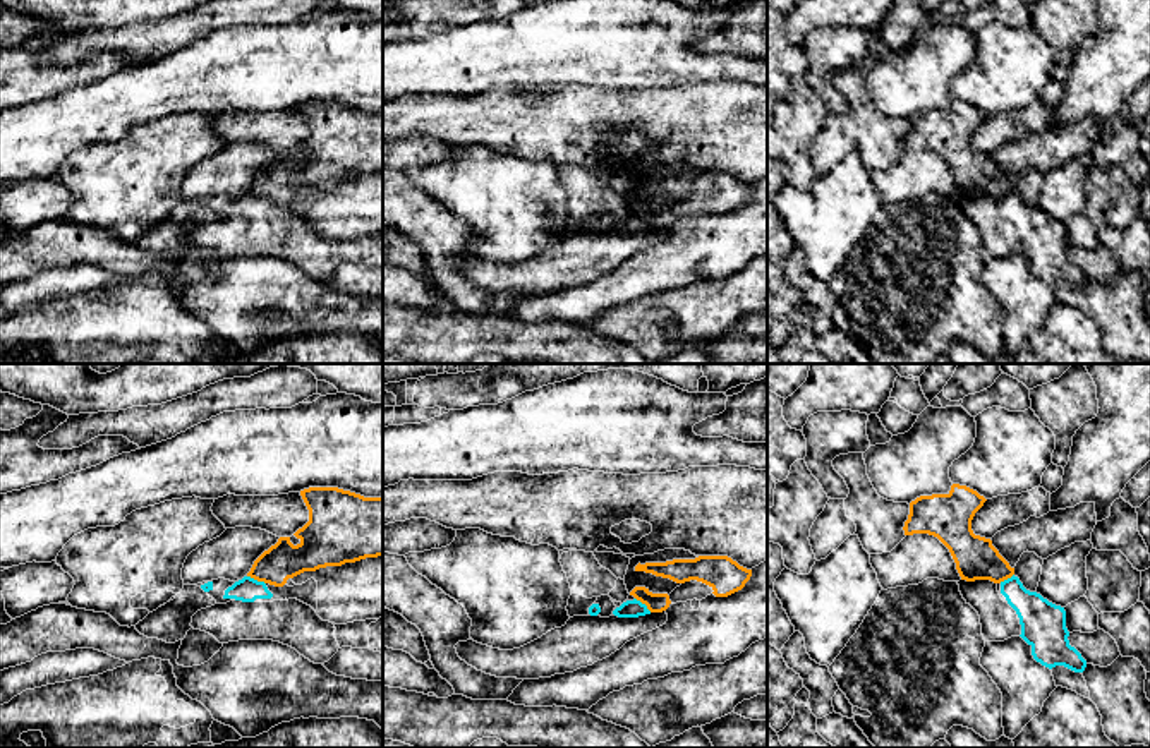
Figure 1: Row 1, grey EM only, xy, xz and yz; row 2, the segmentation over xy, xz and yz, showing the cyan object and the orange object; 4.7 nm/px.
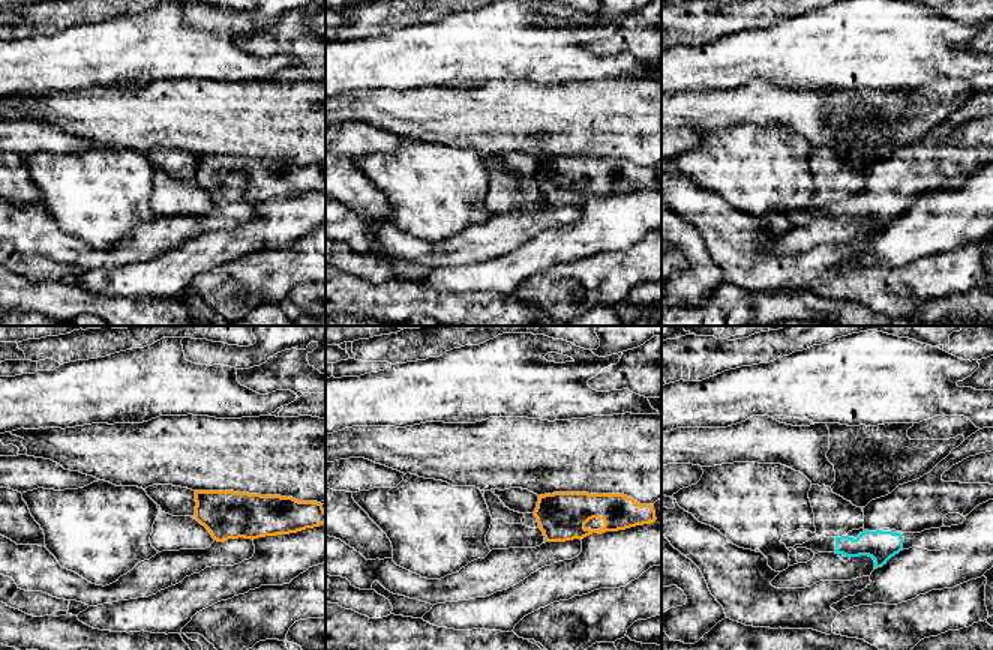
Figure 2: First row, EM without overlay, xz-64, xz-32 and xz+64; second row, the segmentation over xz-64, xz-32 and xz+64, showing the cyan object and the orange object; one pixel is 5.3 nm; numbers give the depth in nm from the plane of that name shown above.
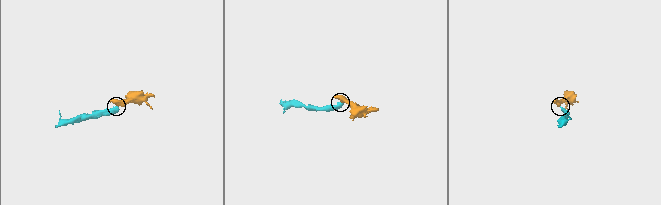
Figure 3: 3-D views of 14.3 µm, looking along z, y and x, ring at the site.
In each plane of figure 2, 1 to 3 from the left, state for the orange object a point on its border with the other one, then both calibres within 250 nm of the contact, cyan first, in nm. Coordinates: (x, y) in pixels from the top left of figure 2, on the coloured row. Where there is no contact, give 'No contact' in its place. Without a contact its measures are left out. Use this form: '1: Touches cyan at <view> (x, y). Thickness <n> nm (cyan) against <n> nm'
1: No contact
2: No contact
3: No contact

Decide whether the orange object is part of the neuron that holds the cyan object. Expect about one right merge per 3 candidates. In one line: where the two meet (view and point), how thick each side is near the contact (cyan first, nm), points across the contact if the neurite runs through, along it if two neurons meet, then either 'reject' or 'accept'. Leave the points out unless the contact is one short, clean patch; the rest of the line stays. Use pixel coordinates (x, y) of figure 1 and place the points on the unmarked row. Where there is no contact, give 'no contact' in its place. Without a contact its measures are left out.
contact xy (256, 196); calibres 120 and 170 nm; border xy (248, 191), (265, 199); reject

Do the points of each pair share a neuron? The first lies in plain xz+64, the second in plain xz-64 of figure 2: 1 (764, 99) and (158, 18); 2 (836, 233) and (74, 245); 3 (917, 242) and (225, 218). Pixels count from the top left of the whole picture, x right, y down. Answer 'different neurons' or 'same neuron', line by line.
1: different neurons
2: same neuron
3: different neurons

